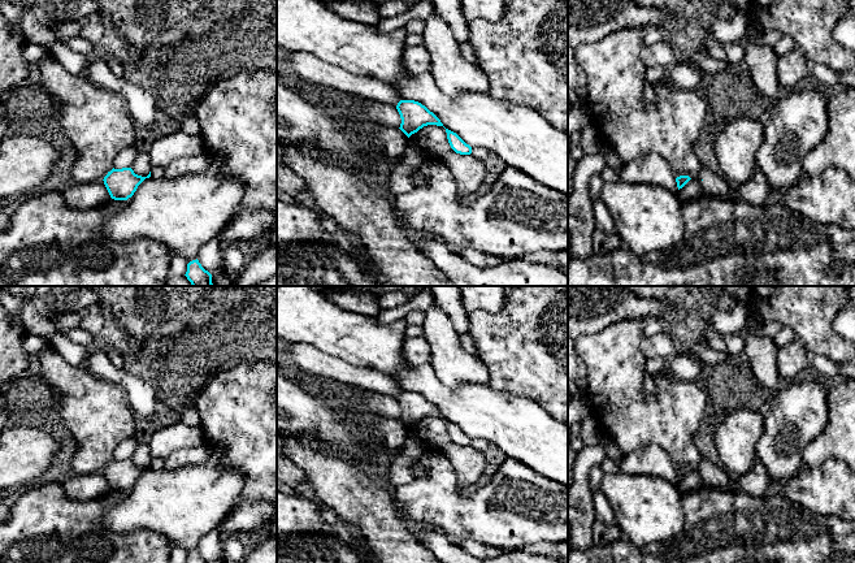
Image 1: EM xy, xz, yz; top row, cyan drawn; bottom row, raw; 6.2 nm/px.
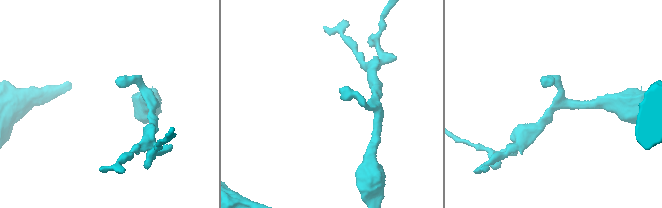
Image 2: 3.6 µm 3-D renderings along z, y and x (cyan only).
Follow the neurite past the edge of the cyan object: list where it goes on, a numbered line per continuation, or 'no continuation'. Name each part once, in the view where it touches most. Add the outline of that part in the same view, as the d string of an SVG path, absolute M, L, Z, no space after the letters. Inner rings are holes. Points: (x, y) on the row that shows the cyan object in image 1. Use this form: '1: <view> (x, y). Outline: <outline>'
no continuation

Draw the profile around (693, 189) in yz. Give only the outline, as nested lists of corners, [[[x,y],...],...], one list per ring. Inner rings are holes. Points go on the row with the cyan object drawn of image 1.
[[[690,179],[682,189],[678,190],[677,196],[683,204],[690,199],[702,195],[702,179]]]

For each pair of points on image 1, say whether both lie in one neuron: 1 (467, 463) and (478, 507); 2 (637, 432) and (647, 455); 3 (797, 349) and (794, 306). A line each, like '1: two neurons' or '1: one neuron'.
1: two neurons
2: two neurons
3: two neurons

